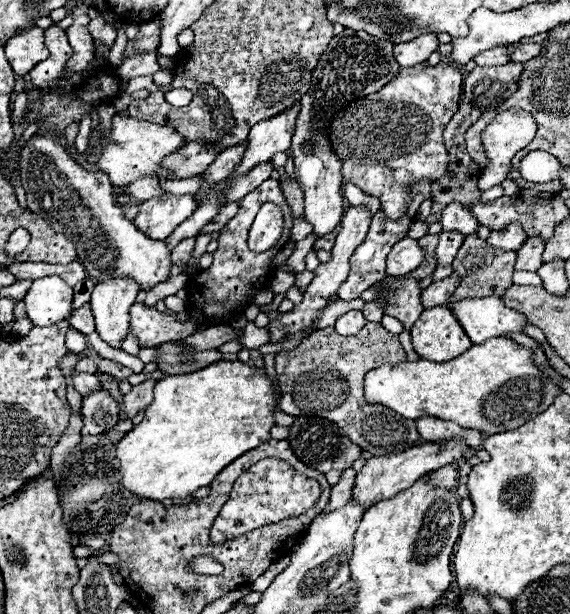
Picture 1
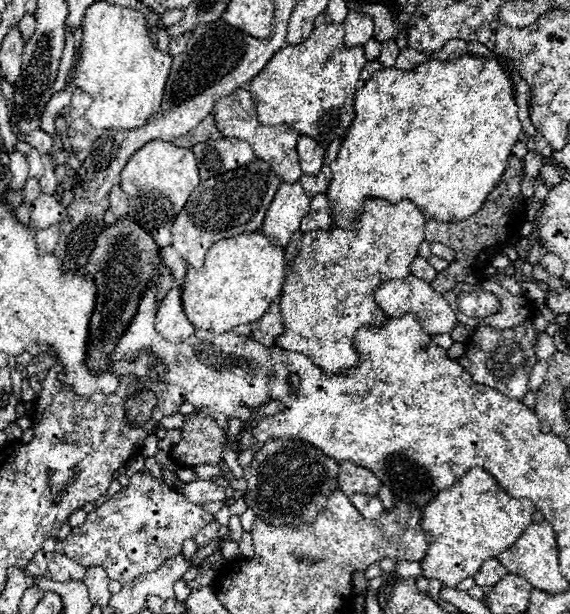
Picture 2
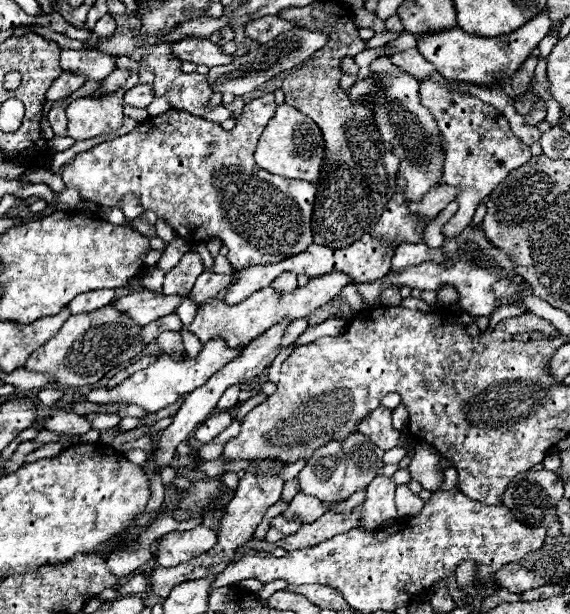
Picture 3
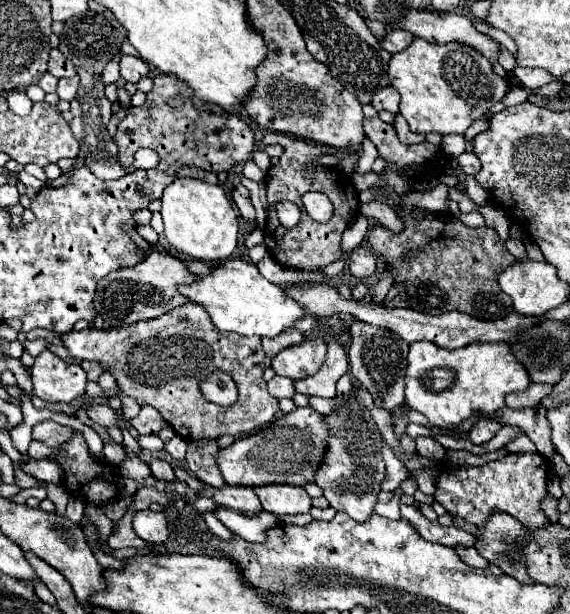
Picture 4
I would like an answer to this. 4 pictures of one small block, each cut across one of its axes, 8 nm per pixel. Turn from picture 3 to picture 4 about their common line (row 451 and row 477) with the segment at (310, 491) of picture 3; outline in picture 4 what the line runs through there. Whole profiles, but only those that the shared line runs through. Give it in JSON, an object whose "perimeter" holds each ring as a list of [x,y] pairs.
{"perimeter":[[[354,396],[342,402],[338,414],[328,416],[328,426],[332,426],[332,442],[328,442],[328,458],[324,466],[316,472],[316,484],[324,490],[324,498],[338,512],[346,512],[356,522],[366,522],[376,504],[380,484],[384,480],[384,462],[380,454],[380,434],[366,408],[362,408]]]}

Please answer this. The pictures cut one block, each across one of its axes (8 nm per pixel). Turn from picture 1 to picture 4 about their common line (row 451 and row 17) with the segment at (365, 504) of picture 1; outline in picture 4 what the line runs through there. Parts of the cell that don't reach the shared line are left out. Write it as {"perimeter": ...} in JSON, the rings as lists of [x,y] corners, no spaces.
{"perimeter":[[[410,10],[404,22],[400,22],[400,28],[434,44],[462,42],[474,50],[480,50],[480,54],[492,64],[498,62],[502,50],[502,46],[492,36],[478,32],[470,18],[454,12],[440,14],[432,10]]]}

